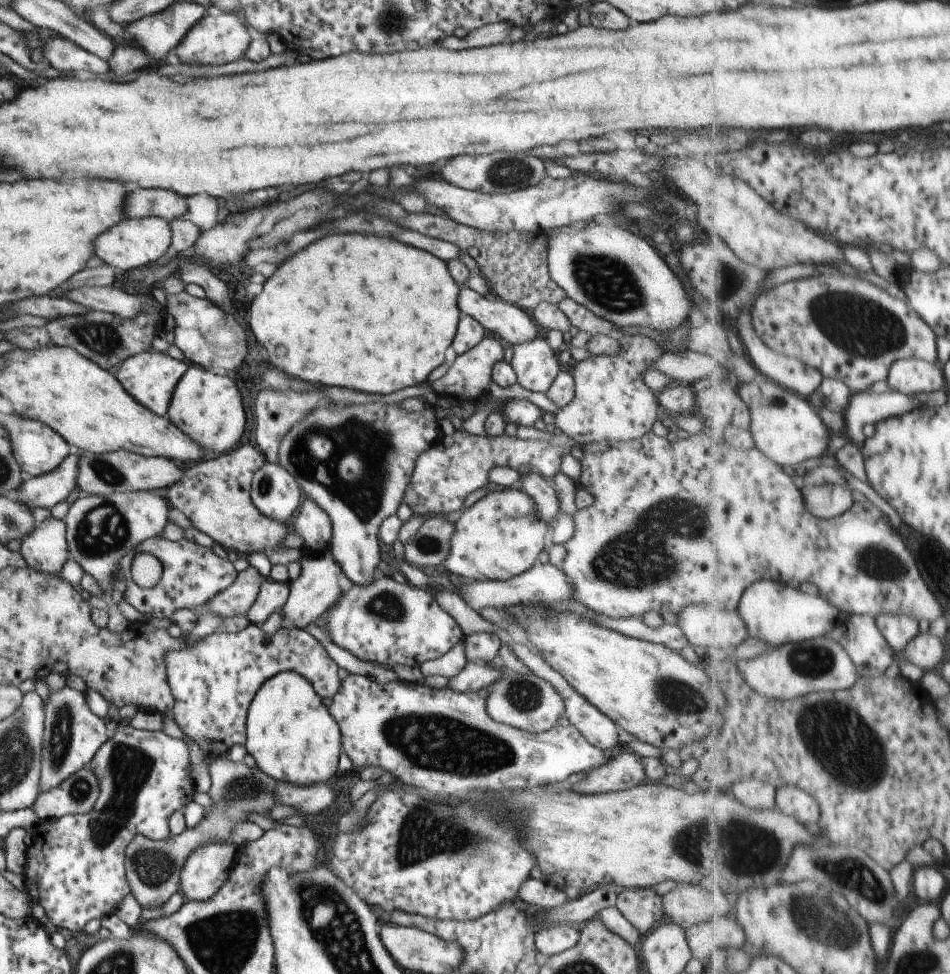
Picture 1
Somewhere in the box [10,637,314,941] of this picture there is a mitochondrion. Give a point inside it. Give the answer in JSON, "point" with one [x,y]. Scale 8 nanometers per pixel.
{"point":[128,767]}

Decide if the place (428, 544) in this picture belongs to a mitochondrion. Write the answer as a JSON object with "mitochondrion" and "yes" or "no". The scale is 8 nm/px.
{"mitochondrion":"yes"}

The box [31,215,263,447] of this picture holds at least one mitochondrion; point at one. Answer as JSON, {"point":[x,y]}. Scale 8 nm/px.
{"point":[98,336]}

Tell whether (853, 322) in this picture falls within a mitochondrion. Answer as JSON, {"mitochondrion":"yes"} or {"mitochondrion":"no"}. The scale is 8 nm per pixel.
{"mitochondrion":"yes"}

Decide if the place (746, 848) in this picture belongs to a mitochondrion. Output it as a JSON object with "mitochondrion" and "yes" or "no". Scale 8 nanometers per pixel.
{"mitochondrion":"yes"}

